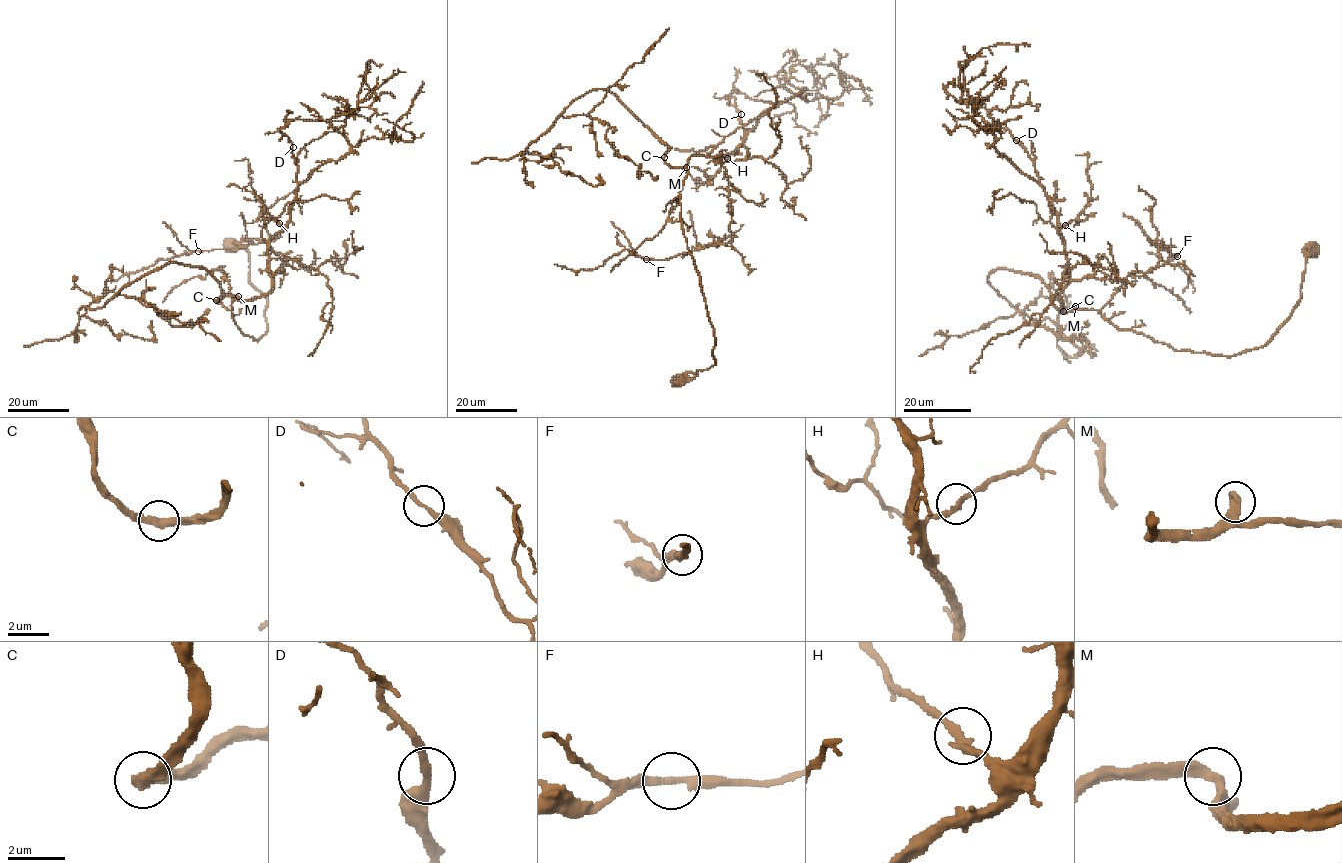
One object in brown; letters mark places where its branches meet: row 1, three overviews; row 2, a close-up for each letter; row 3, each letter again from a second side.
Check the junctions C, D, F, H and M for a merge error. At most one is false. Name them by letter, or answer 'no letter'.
no letter

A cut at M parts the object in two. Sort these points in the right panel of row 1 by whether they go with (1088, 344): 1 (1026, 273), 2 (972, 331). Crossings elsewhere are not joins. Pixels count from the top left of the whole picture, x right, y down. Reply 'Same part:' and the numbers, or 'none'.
Same part: 1, 2

